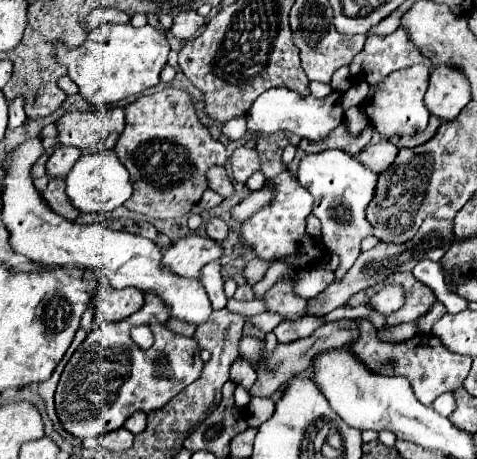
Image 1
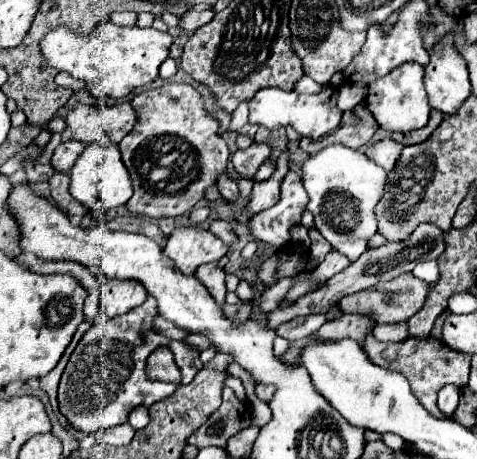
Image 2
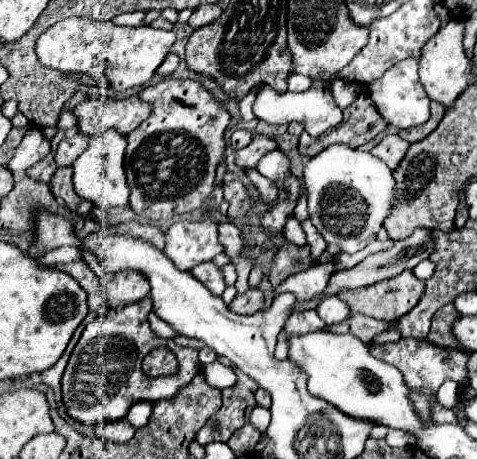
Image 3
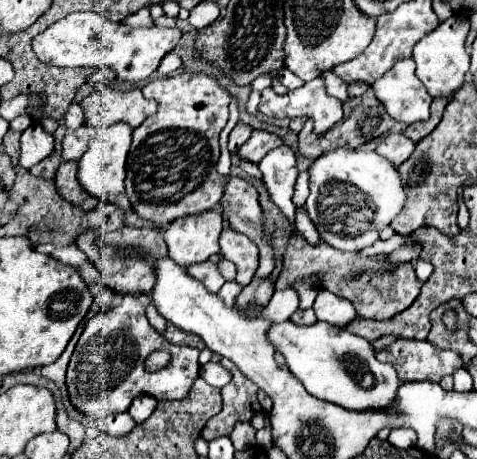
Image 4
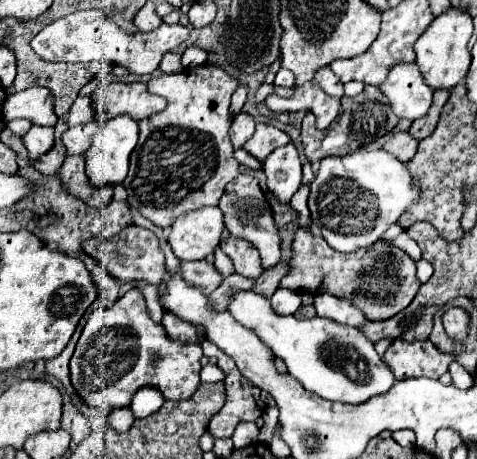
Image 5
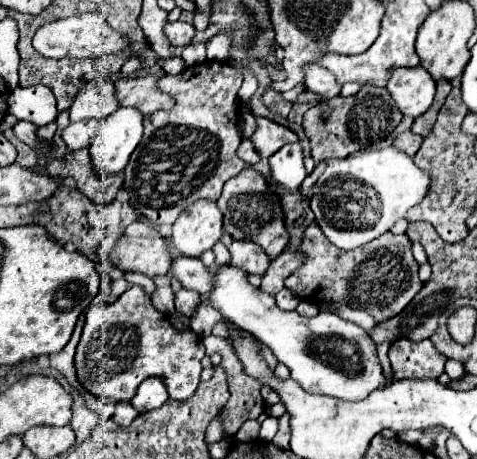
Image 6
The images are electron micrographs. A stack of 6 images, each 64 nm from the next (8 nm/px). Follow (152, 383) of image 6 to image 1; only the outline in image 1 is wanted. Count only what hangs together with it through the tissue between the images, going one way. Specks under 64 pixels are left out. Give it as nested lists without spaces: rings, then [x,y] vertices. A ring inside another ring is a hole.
[[[134,412],[134,414],[124,422],[124,426],[128,426],[128,430],[130,430],[132,434],[142,432],[142,430],[146,428],[146,414],[144,414],[144,412]]]

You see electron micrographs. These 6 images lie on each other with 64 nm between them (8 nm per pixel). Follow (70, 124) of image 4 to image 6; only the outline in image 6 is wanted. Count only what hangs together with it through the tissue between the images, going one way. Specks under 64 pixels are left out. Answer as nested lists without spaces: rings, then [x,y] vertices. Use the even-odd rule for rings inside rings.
[[[102,82],[90,90],[80,90],[74,104],[70,106],[70,120],[88,120],[88,118],[106,118],[118,108],[114,98],[114,82]]]

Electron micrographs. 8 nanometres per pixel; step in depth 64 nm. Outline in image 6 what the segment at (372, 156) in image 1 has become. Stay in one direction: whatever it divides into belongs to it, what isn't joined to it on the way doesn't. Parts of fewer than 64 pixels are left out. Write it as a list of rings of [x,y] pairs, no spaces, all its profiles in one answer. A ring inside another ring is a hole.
[[[410,130],[408,132],[402,132],[400,136],[396,136],[396,140],[394,140],[394,146],[398,148],[398,150],[402,150],[404,154],[408,154],[408,156],[414,156],[416,152],[418,152],[418,148],[420,148],[420,144],[422,144],[422,136],[416,136],[416,134],[412,134]]]

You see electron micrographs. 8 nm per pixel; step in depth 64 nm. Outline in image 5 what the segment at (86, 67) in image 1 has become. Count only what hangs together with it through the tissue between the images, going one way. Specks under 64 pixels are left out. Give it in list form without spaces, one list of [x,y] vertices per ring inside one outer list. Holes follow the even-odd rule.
[[[82,10],[82,12],[74,12],[68,14],[52,24],[48,24],[42,32],[38,32],[32,38],[32,48],[34,52],[46,60],[46,62],[112,62],[118,66],[124,66],[130,74],[152,74],[162,56],[170,50],[176,50],[186,38],[188,38],[190,30],[174,24],[162,24],[160,28],[152,30],[152,32],[126,32],[122,28],[118,28],[108,16],[104,16],[100,10]]]

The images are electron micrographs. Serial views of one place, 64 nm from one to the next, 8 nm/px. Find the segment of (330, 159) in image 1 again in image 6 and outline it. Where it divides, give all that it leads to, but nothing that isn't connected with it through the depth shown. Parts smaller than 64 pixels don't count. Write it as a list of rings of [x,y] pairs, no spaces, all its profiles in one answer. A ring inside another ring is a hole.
[[[404,116],[385,140],[348,158],[326,160],[326,168],[312,188],[310,208],[324,236],[340,250],[354,250],[388,232],[394,222],[404,218],[404,214],[428,194],[428,174],[420,172],[414,160],[404,156],[404,152],[396,152],[393,145],[394,137],[410,130],[413,121],[413,118]]]

